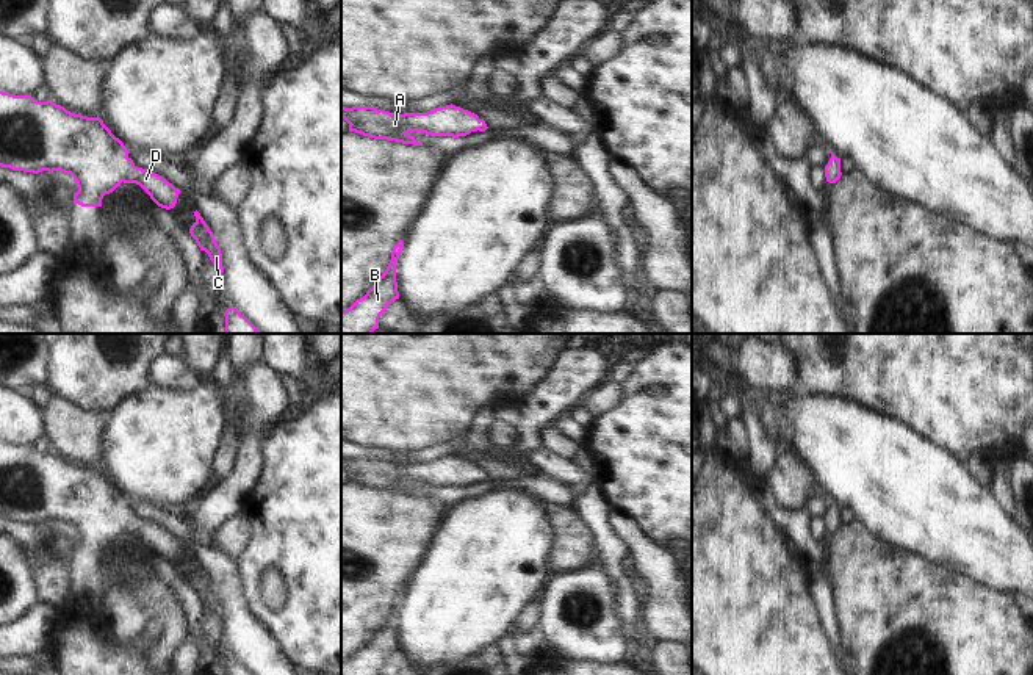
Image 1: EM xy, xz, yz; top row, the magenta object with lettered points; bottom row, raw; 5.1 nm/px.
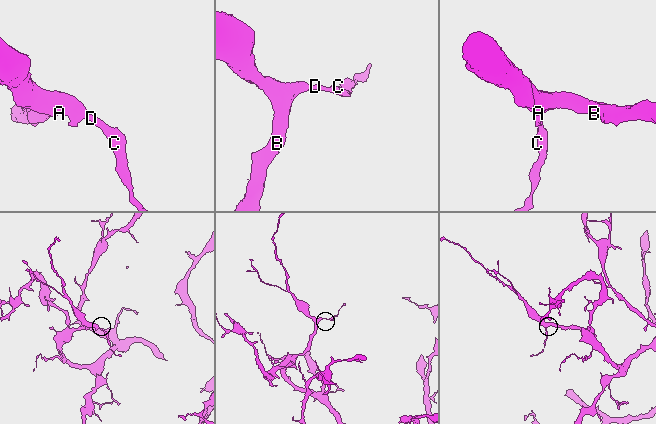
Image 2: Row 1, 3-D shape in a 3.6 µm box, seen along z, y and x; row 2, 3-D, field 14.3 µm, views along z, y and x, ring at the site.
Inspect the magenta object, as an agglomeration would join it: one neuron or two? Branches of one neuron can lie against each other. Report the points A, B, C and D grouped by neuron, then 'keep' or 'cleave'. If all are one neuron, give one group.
groups A B C D; keep

